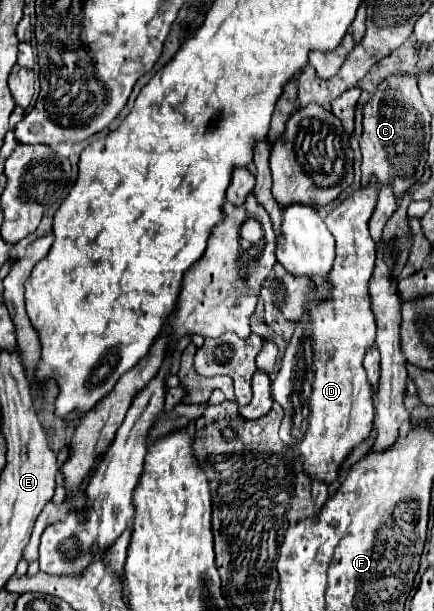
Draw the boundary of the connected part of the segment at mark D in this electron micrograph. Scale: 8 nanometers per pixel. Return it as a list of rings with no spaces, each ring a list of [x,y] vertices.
[[[370,185],[366,191],[358,189],[324,219],[328,229],[332,229],[336,237],[336,261],[332,273],[328,275],[328,281],[332,281],[334,289],[328,299],[320,301],[318,305],[310,305],[304,311],[302,319],[296,323],[296,331],[284,353],[282,367],[272,381],[272,399],[278,401],[284,409],[280,439],[294,441],[294,435],[298,435],[298,449],[304,459],[304,473],[310,477],[310,481],[326,481],[326,485],[334,485],[338,481],[340,465],[348,459],[356,445],[364,443],[370,437],[372,431],[374,393],[372,385],[368,383],[362,359],[366,349],[374,345],[376,335],[376,321],[370,311],[368,295],[368,281],[372,277],[376,259],[376,243],[368,233],[368,219],[376,207],[376,197],[378,191],[374,189],[374,185]]]

